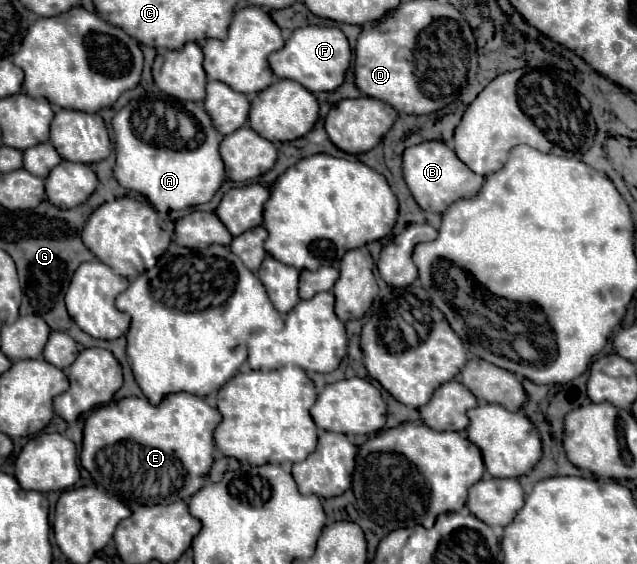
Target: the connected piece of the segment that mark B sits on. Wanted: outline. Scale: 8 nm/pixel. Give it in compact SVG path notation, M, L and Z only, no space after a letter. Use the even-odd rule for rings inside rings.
M424 141L420 145L408 147L404 151L402 173L404 173L404 181L406 181L412 197L416 199L416 203L424 211L432 211L432 213L446 211L448 205L458 199L472 199L474 195L478 195L478 191L484 183L484 177L470 171L454 155L454 151L442 141Z

